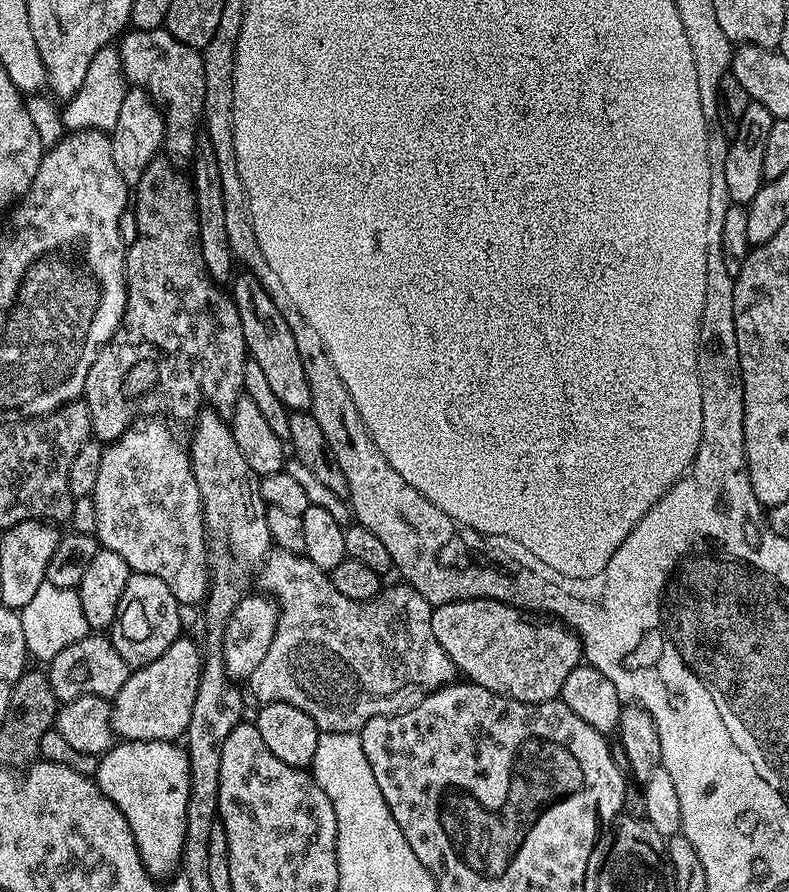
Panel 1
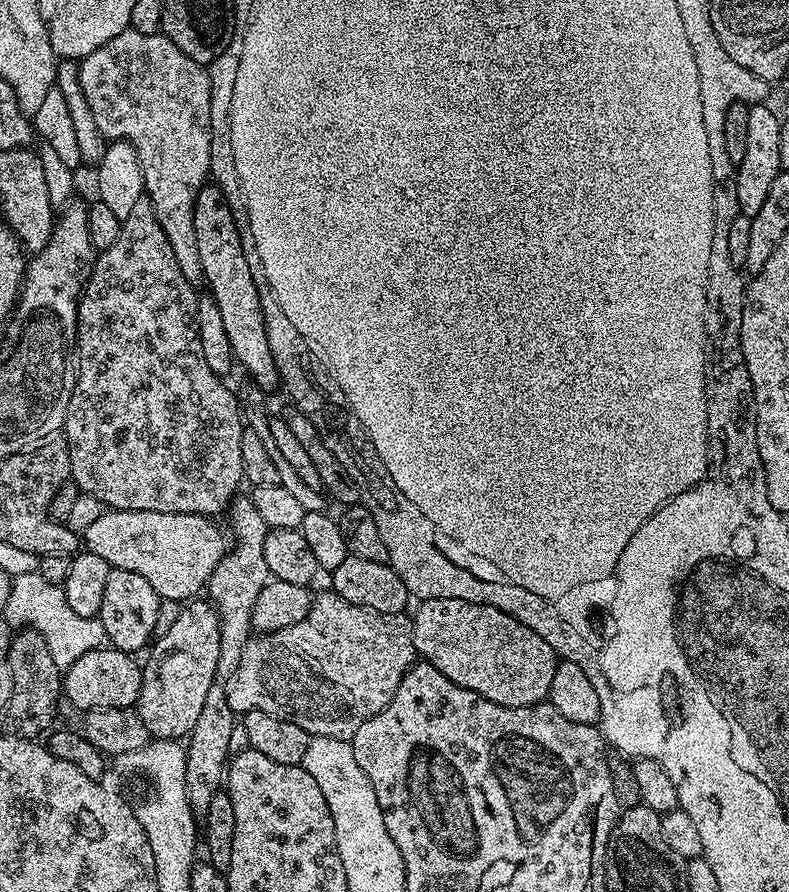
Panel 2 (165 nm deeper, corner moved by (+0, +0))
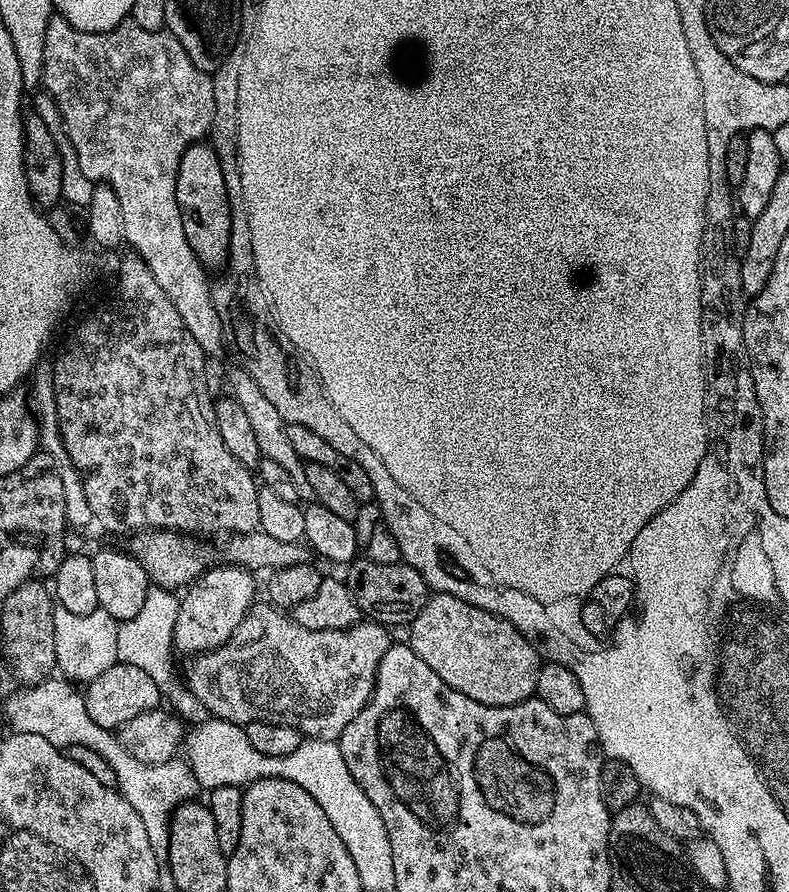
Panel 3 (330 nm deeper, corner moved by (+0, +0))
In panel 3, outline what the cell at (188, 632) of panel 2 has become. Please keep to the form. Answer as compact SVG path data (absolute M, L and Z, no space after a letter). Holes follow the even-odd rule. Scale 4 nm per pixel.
M225 563L225 568L209 567L194 584L179 597L178 618L174 624L172 642L175 651L185 652L188 658L212 652L222 646L238 630L256 596L257 578L247 568Z

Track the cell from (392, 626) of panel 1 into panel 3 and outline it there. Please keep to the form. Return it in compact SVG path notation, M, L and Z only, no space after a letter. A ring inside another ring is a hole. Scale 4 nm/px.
M253 603L226 643L191 661L192 669L186 674L187 687L217 720L241 726L265 720L296 728L314 740L339 741L342 730L368 705L382 654L386 654L390 643L389 629L375 622L361 622L342 630L306 630L275 604L260 603Z

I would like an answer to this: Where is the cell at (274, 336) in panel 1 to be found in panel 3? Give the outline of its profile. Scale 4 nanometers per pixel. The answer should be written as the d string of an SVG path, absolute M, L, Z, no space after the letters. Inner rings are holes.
M211 143L192 144L178 162L176 183L178 210L182 214L182 230L190 250L200 259L205 269L223 269L228 263L230 230L232 229L232 207L226 190L226 178L222 178L222 166Z

